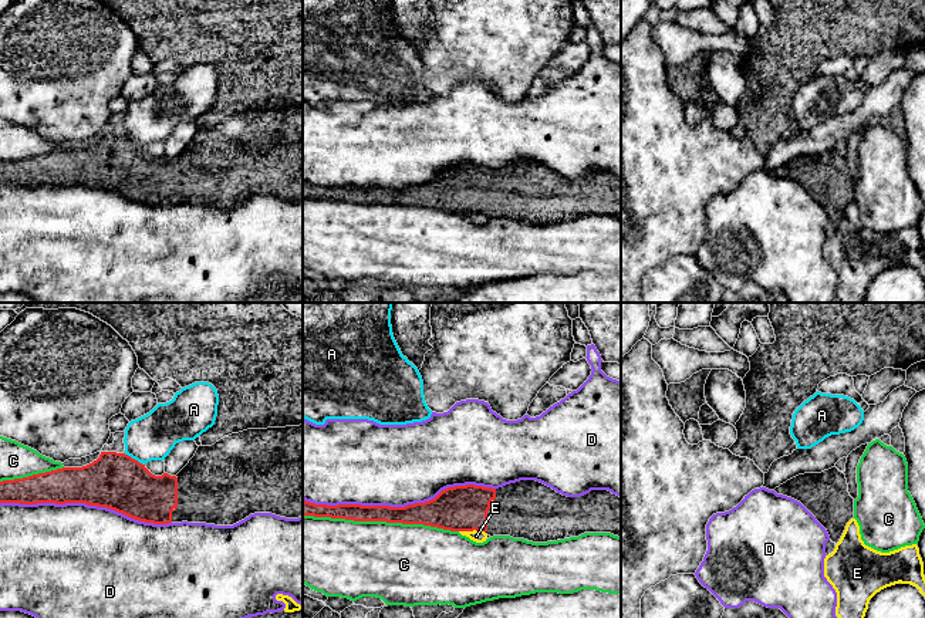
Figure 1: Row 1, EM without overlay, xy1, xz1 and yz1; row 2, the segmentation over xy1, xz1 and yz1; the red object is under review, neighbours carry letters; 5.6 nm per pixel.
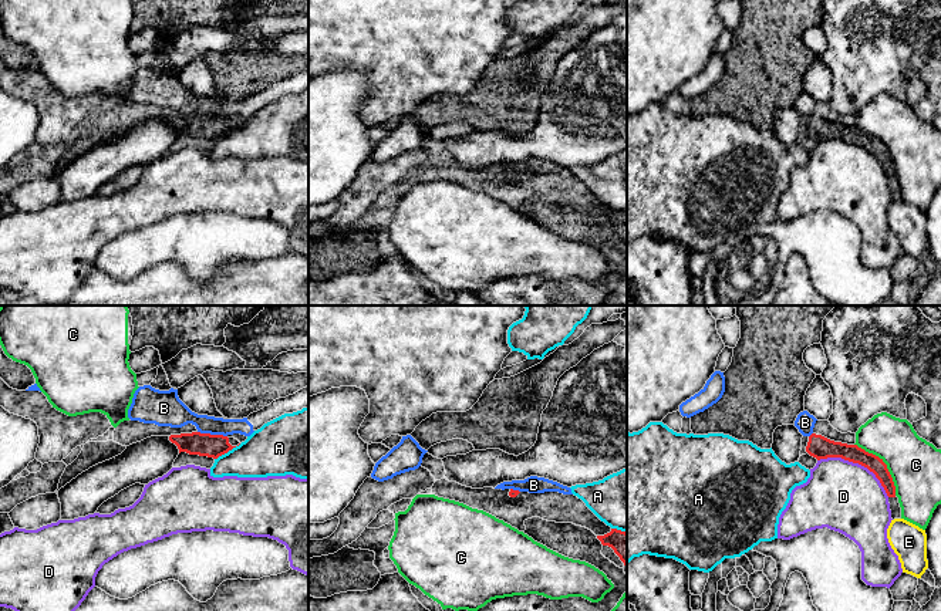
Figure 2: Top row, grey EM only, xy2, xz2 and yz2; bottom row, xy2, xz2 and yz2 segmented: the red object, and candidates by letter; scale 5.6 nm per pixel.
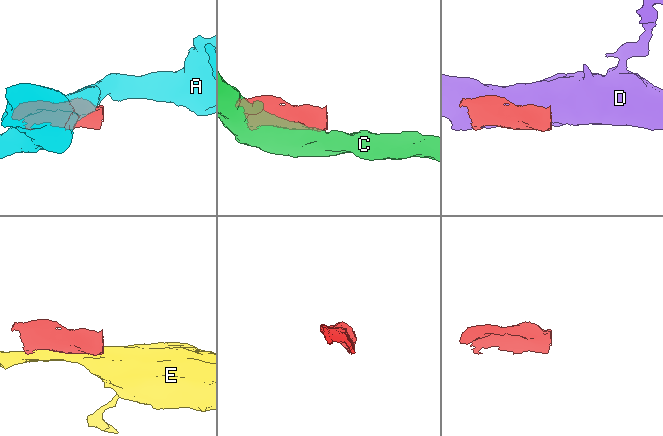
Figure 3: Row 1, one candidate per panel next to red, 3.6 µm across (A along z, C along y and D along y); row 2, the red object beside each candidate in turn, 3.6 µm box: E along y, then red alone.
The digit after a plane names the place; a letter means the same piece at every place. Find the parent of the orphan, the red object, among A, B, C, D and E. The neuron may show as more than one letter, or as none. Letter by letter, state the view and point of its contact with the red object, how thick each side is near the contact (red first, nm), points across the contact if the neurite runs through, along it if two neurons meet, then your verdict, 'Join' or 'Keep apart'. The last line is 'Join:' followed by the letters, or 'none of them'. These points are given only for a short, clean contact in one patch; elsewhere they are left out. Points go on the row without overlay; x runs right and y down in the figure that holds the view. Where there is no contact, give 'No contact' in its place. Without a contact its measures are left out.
A: Touches red at xy2 (228, 132). Thickness 130 nm (red) against 280 nm. Keep apart
B: Touches red at xy2 (212, 117). Thickness 130 nm (red) against 160 nm. Boundary: xy2 (198, 112), (226, 118). Keep apart
C: Touches red at xz1 (381, 202). Thickness 130 nm (red) against 440 nm. Keep apart
D: Touches red at xz1 (398, 189). Thickness 190 nm (red) against 460 nm. Keep apart
E: Touches red at xz1 (472, 212). Thickness 260 nm (red) against 60 nm. Keep apart
Join: none of them

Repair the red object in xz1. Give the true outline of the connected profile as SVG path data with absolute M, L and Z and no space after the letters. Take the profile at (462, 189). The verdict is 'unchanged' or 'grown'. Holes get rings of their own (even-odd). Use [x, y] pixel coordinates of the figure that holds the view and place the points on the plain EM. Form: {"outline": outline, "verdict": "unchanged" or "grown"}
{"outline": "M520 162L499 170L466 166L442 172L435 180L405 189L361 188L361 186L314 186L303 182L303 197L345 200L354 203L386 203L402 206L423 206L450 213L485 213L487 217L510 217L533 224L557 223L578 219L584 215L611 215L621 219L621 179L608 172L591 172L580 179L567 179L536 162Z", "verdict": "grown"}

